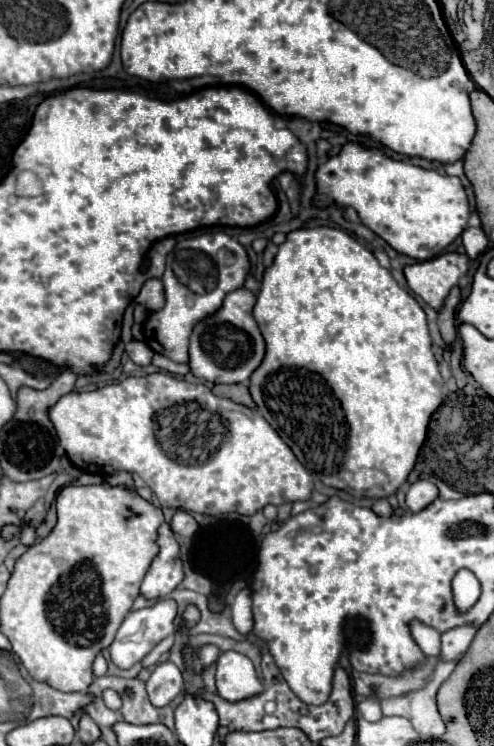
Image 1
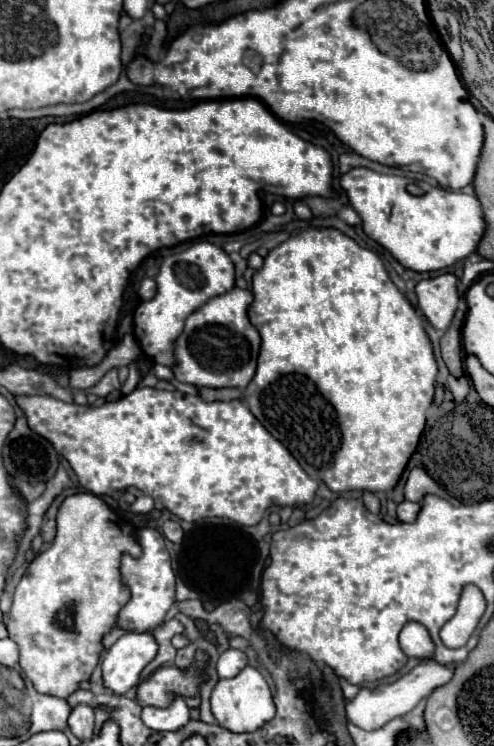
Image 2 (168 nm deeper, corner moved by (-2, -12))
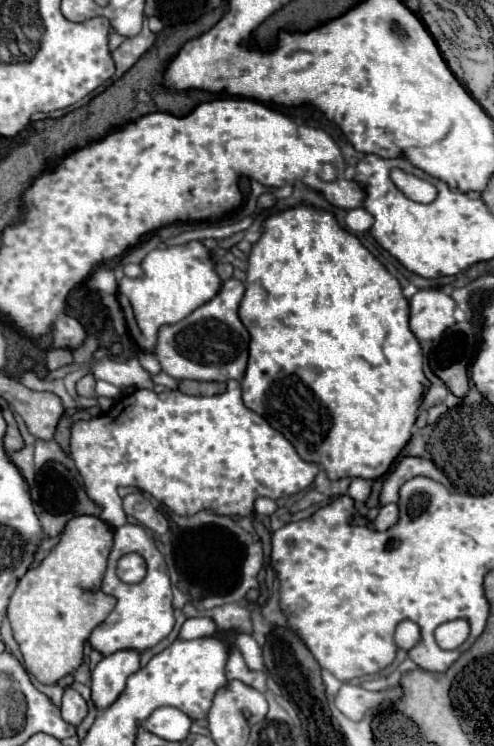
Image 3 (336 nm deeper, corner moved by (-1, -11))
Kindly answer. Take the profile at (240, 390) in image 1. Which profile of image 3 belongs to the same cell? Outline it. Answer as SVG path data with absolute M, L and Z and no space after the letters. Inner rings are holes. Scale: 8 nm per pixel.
M180 381L178 389L186 395L218 395L226 391L226 383L204 383L204 381Z

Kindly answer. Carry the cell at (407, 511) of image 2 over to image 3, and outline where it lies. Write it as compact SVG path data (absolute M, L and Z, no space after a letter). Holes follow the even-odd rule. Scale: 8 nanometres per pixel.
M390 503L390 505L384 505L384 507L380 509L378 517L374 519L374 523L372 523L370 527L376 529L376 531L386 531L386 529L392 527L396 521L398 521L398 507L396 507L394 503Z

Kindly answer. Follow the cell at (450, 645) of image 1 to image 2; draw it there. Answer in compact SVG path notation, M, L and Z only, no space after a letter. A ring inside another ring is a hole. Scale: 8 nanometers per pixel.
M427 660L427 662L421 662L419 666L415 666L409 674L401 676L393 684L385 684L385 686L377 686L377 688L361 688L361 692L345 706L347 718L349 718L349 722L353 722L355 726L359 726L363 730L383 728L383 724L387 724L389 720L411 712L419 704L419 700L427 698L435 688L445 686L453 678L453 672L455 672L455 664L439 664L435 660Z

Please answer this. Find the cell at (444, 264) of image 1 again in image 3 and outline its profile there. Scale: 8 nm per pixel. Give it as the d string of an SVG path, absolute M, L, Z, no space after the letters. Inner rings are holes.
M420 289L410 299L410 331L416 339L434 341L438 339L454 321L454 299L440 289Z

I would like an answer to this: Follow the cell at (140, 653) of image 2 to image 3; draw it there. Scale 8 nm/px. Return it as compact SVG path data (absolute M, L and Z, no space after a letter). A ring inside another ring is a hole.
M118 651L104 657L92 671L92 701L98 711L110 707L126 687L126 679L140 669L140 653Z

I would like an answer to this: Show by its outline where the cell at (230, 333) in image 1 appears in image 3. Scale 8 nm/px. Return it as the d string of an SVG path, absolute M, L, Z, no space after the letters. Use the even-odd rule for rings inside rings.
M228 279L222 283L214 299L192 311L186 319L174 325L162 325L154 355L160 361L164 373L174 379L196 379L196 381L230 381L242 379L248 361L250 335L238 319L238 303L244 295L244 283Z

